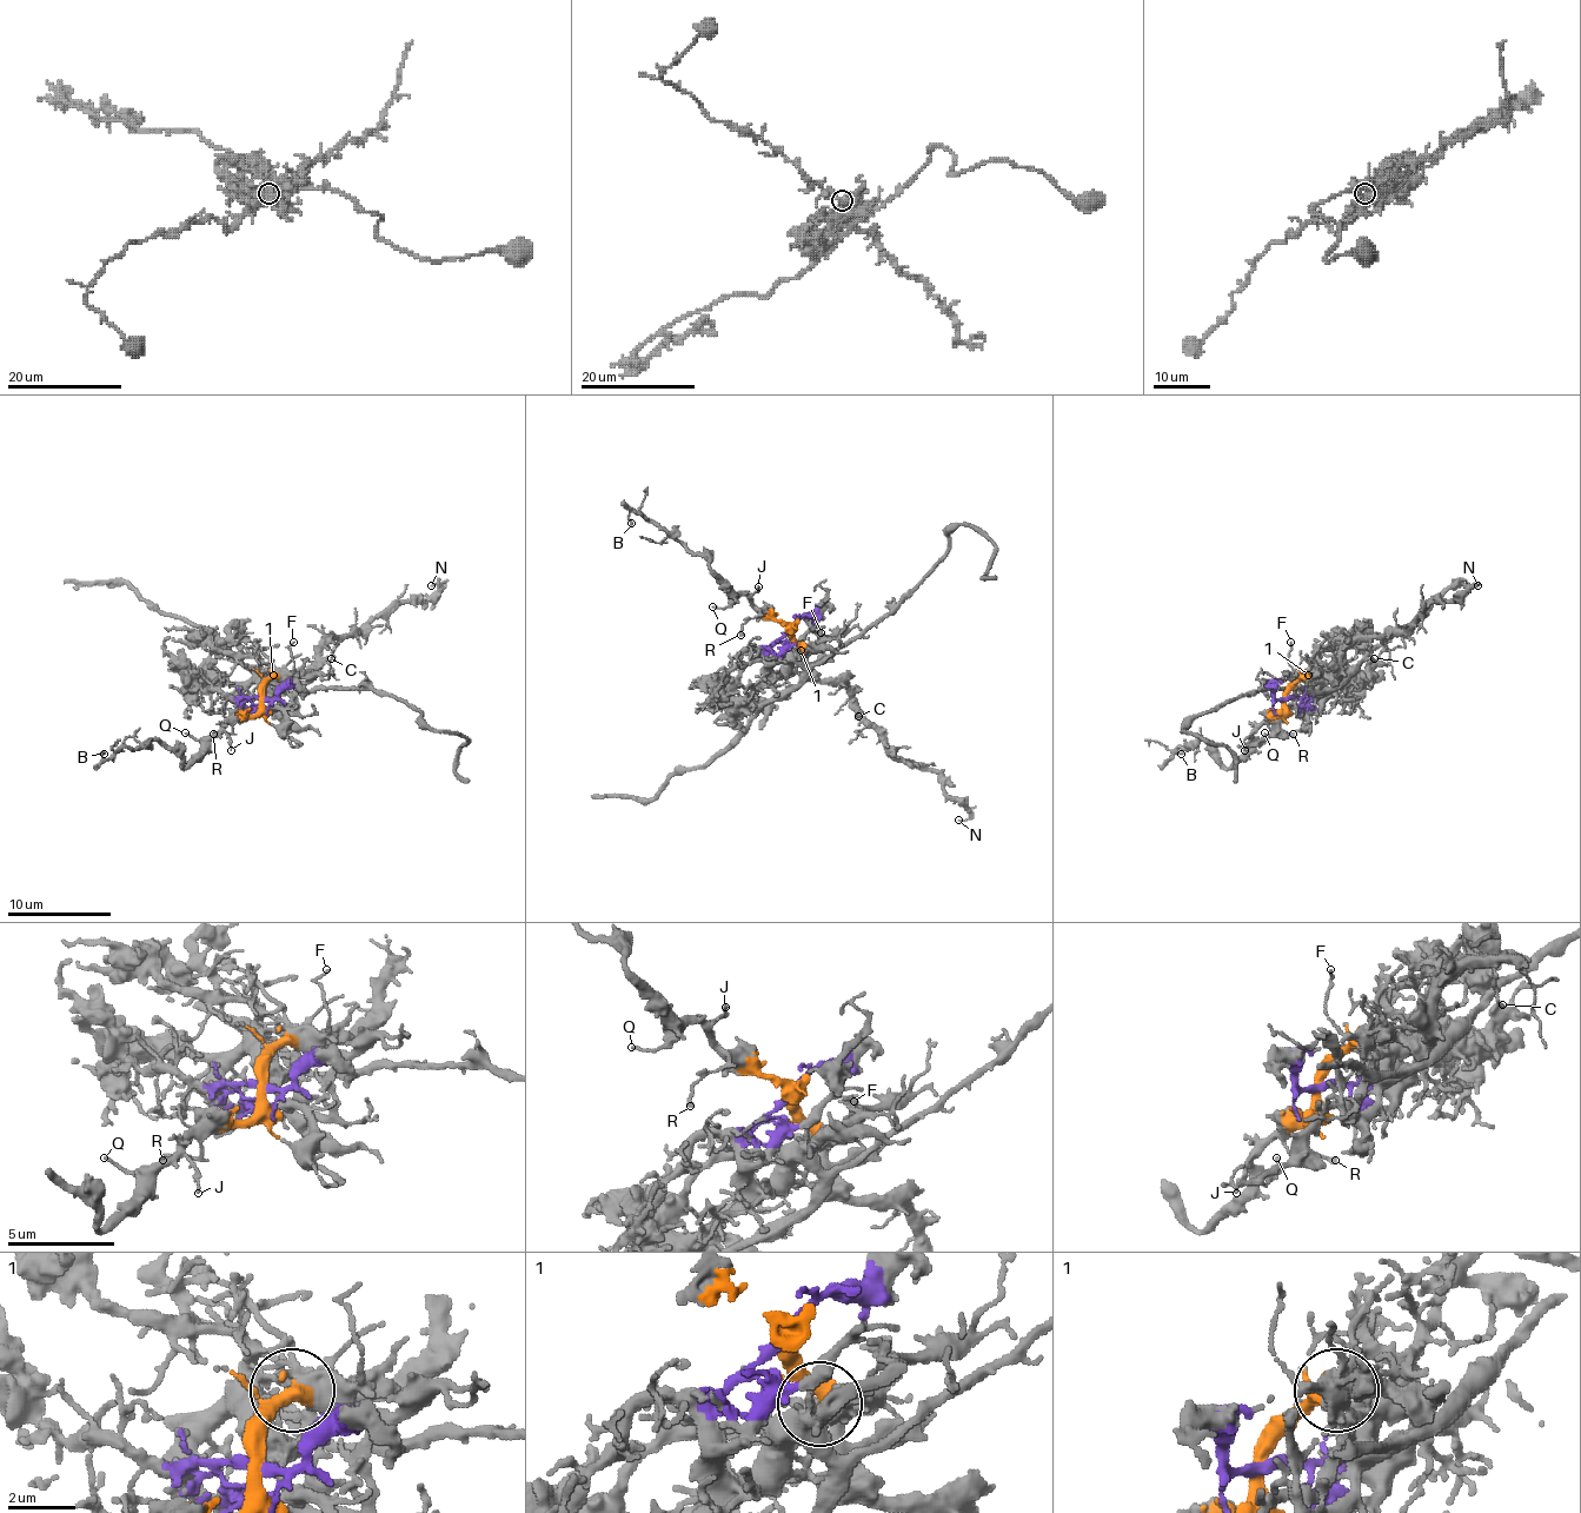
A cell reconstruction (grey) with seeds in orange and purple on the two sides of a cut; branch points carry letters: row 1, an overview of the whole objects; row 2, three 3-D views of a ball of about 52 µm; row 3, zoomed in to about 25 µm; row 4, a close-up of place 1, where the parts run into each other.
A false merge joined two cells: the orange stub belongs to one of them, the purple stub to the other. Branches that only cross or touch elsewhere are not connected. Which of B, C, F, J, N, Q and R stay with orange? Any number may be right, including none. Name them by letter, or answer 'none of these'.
B, C, F, J, N, Q, R

